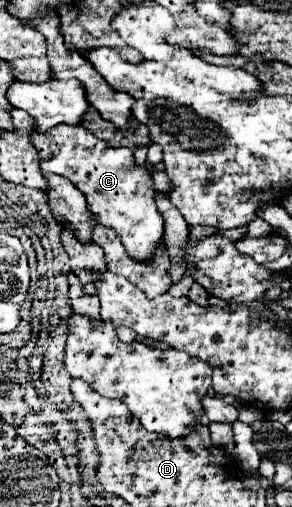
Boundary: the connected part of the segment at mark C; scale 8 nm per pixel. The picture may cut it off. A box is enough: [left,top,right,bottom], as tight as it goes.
[34,126,164,264]

